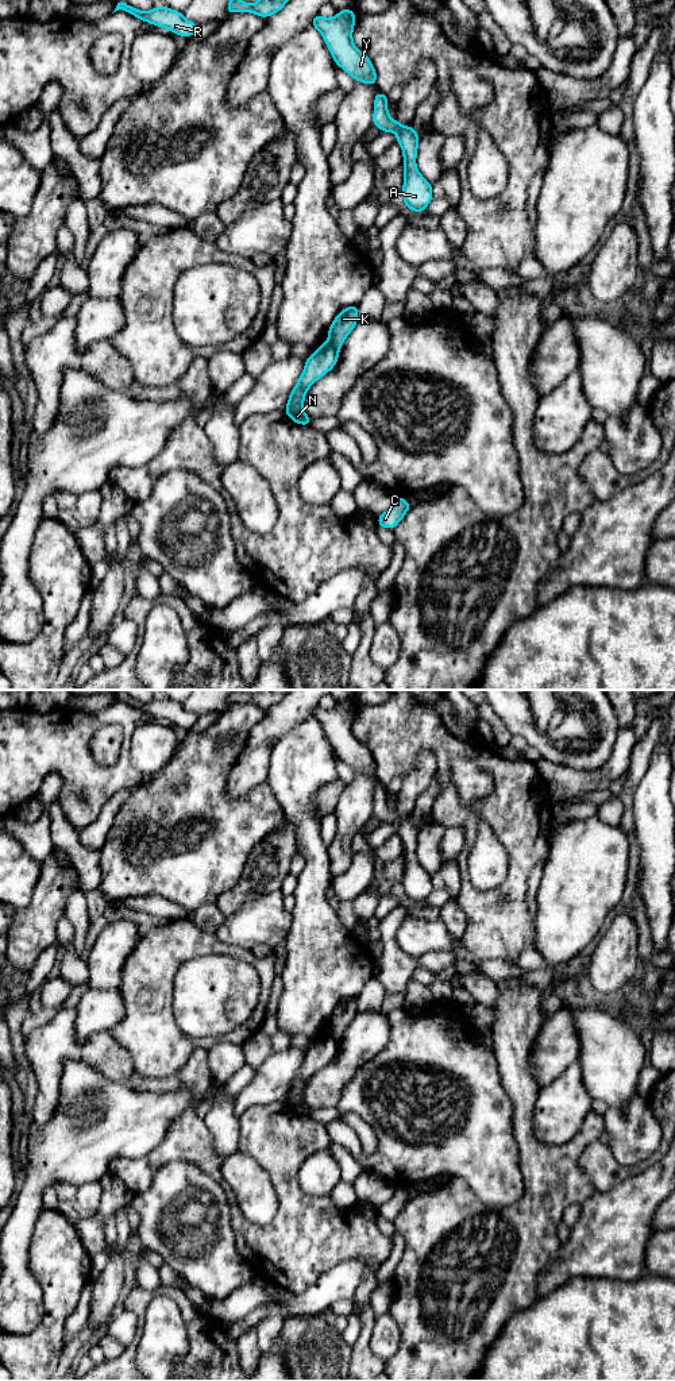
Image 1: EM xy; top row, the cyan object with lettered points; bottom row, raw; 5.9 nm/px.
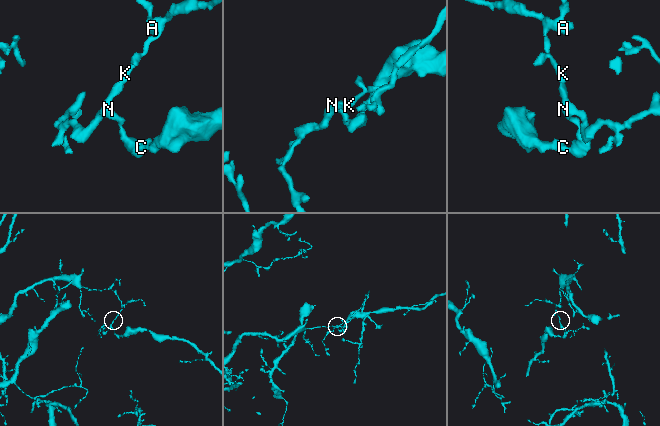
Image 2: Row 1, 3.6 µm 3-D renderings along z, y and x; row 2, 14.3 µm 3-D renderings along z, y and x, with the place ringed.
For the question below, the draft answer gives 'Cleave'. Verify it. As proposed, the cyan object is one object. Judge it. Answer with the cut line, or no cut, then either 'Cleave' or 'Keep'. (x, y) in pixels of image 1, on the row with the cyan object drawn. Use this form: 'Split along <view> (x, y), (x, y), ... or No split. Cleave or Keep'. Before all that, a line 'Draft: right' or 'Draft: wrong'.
Draft: right
Split along xy (327, 342), (338, 350). Cleave

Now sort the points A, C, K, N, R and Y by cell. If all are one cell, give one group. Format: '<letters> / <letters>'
A K R Y / C N

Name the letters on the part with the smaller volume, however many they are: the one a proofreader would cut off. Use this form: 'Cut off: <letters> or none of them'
Cut off: C, N

